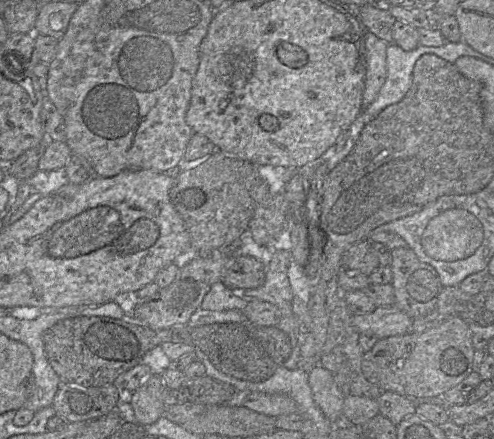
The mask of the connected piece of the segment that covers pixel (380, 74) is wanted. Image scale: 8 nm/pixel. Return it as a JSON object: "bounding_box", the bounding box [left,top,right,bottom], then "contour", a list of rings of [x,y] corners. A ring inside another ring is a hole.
{"bounding_box":[362,32,389,109],"contour":[[[371,32],[365,34],[366,73],[362,98],[363,109],[375,100],[385,81],[386,50],[389,44]]]}

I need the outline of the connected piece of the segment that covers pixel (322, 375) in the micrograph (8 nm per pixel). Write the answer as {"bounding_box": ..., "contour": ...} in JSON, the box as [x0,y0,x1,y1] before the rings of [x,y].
{"bounding_box":[308,364,344,420],"contour":[[[318,364],[308,371],[308,375],[313,400],[327,419],[334,420],[342,412],[344,395],[332,374]]]}

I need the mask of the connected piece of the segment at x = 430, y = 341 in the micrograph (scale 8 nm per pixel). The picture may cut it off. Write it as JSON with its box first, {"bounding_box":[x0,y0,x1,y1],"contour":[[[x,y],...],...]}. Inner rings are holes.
{"bounding_box":[361,317,475,398],"contour":[[[450,317],[440,324],[426,330],[422,333],[407,333],[401,336],[391,336],[379,339],[372,349],[363,354],[361,369],[364,377],[372,384],[379,387],[382,391],[395,392],[408,398],[424,398],[442,396],[446,391],[450,390],[461,381],[463,381],[473,371],[473,358],[475,349],[472,346],[471,333],[469,323],[460,317]]]}

